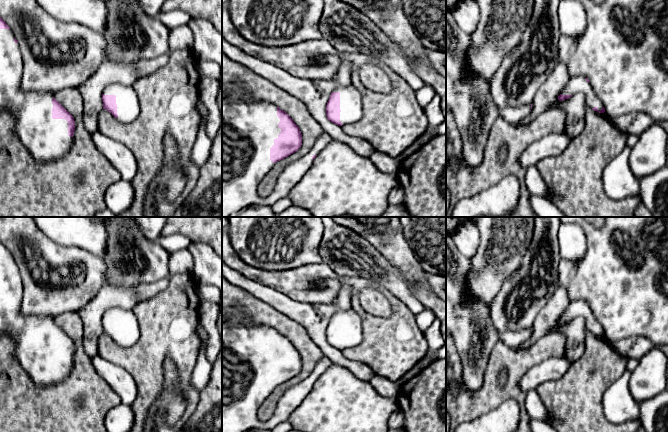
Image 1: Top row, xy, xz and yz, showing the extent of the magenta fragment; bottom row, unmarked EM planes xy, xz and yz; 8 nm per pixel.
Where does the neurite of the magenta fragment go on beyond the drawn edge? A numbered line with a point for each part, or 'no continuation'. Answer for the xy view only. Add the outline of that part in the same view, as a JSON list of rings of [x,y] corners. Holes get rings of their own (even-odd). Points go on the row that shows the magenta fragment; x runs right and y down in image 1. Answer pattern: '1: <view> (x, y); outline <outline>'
1: xy (46, 139); outline [[[0,29],[0,112],[6,112],[14,119],[19,140],[35,163],[41,165],[64,157],[73,144],[73,137],[68,135],[68,122],[65,119],[52,118],[52,92],[22,89],[23,59],[14,39],[11,29]]]

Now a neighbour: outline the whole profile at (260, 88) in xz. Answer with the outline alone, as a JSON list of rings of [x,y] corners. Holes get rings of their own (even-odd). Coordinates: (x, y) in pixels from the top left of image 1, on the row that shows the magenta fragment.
[[[223,53],[222,89],[227,92],[222,99],[232,103],[249,100],[250,102],[267,101],[275,104],[292,118],[301,131],[302,145],[299,150],[276,162],[258,184],[257,193],[261,197],[267,197],[274,190],[284,168],[308,154],[317,138],[323,133],[323,129],[301,101]]]

